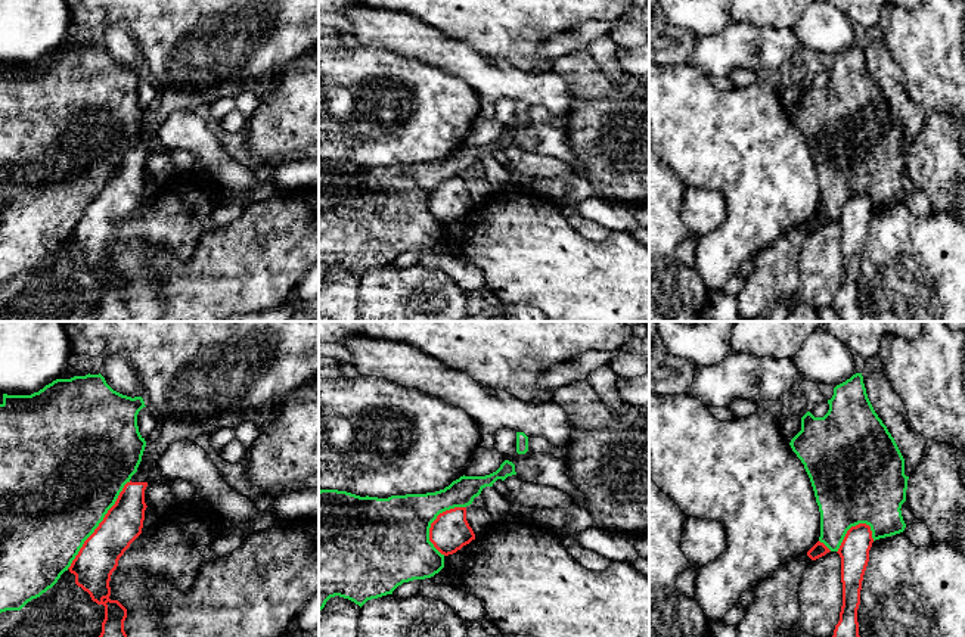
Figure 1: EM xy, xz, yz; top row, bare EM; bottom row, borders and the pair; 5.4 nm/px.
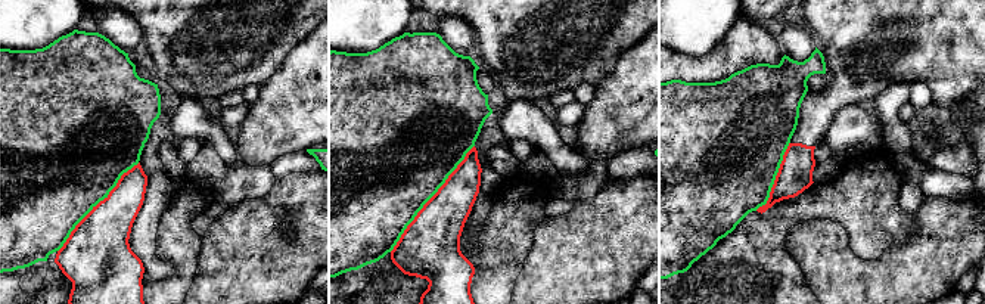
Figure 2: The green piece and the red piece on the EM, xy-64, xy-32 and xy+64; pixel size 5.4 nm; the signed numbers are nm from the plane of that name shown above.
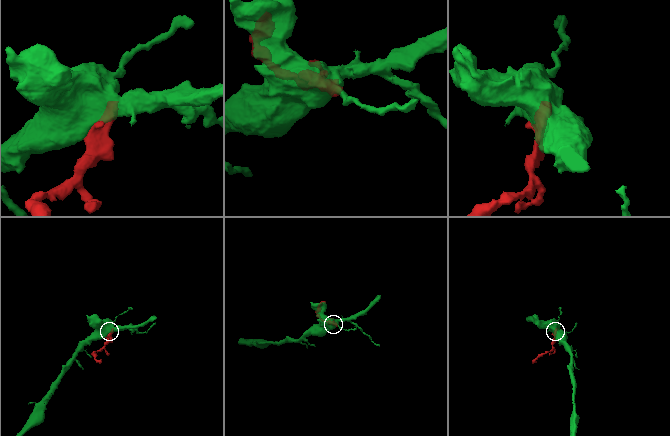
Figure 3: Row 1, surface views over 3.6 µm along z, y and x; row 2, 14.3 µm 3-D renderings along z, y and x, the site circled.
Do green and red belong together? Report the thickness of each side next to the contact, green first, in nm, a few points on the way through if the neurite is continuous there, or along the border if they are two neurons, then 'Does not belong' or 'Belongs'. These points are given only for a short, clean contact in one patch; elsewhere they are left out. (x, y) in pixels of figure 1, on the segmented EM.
Thickness 500 nm (green) against 220 nm. Does not belong

